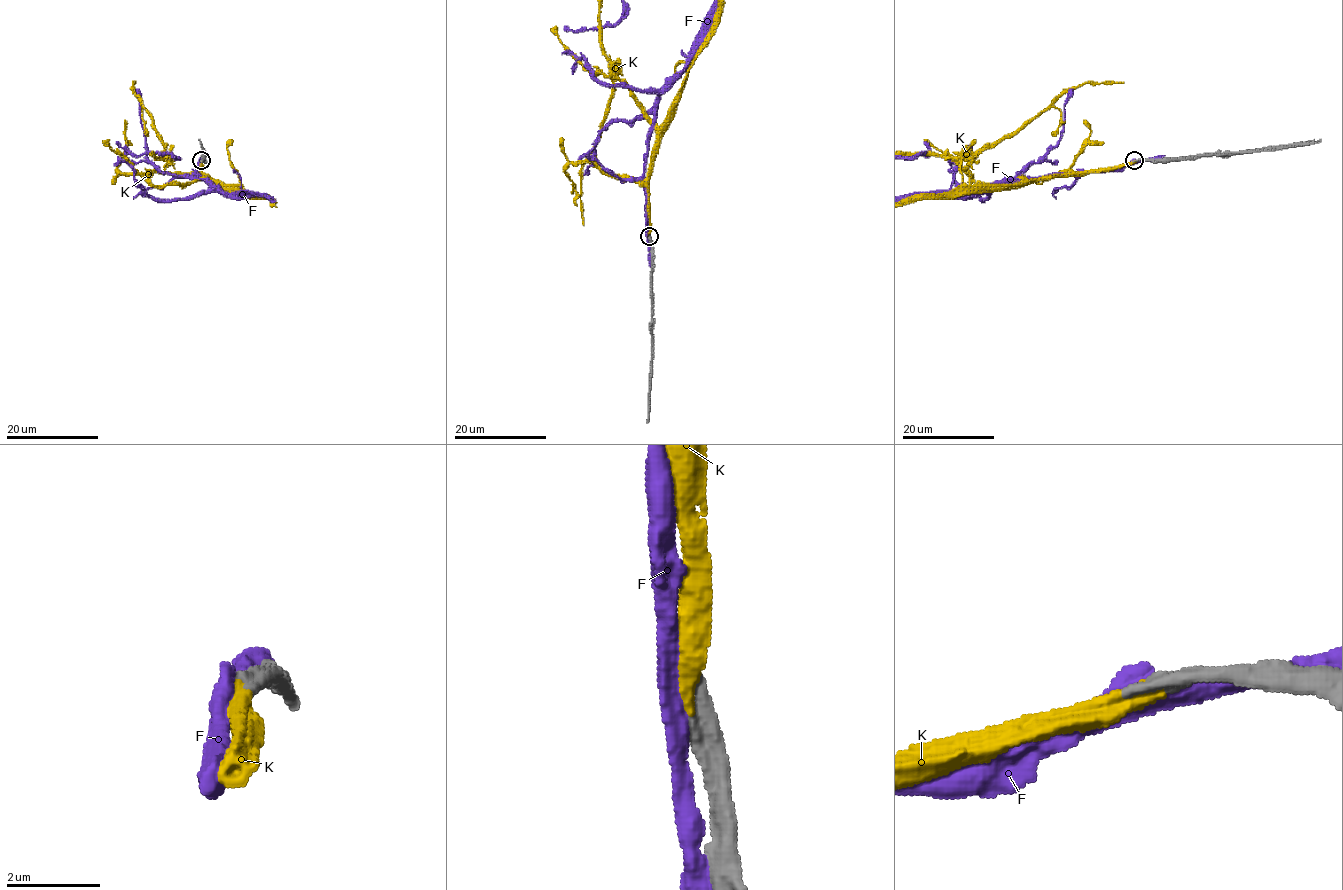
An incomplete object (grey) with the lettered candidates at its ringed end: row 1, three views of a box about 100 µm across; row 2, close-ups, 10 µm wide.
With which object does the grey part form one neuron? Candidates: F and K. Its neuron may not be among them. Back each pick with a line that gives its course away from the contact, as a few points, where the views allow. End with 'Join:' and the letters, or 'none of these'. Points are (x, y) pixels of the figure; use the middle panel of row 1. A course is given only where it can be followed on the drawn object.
Join: K

